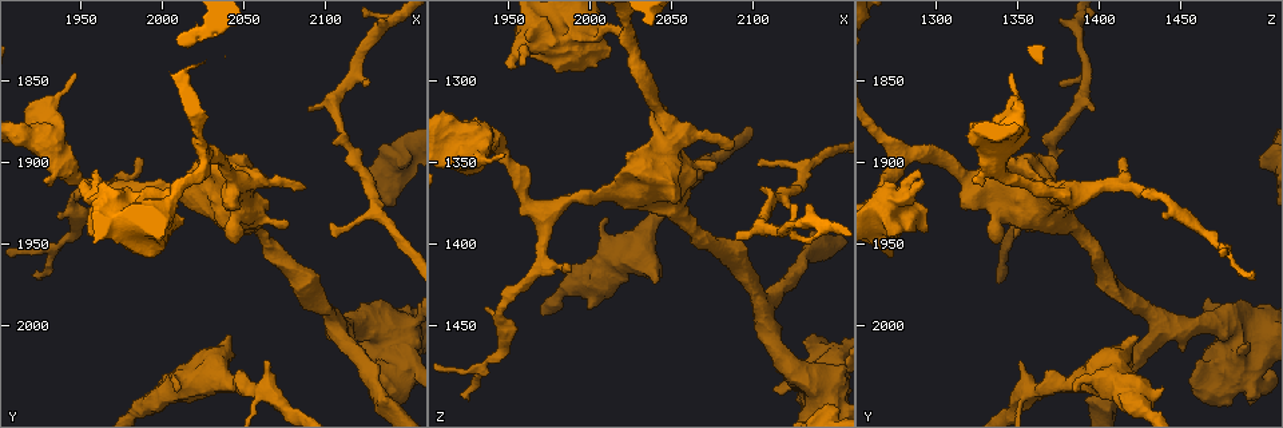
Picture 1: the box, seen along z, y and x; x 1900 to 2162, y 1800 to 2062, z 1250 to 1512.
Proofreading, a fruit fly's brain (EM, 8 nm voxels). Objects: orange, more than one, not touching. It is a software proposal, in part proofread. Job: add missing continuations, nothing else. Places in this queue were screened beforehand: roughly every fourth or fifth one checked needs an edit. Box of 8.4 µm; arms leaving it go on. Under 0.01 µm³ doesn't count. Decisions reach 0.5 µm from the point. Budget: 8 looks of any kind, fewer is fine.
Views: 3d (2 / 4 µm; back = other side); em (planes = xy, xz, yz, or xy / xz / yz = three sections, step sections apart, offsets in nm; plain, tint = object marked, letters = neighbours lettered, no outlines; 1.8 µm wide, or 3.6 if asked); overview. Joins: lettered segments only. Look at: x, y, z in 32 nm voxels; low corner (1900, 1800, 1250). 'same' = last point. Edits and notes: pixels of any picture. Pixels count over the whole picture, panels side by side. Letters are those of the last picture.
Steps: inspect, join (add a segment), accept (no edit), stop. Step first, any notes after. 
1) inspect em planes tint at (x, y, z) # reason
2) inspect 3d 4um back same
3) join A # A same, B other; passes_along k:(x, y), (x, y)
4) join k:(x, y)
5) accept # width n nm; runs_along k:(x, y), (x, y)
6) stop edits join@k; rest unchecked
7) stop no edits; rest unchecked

inspect 3d 2um back at (2062, 2020, 1352)

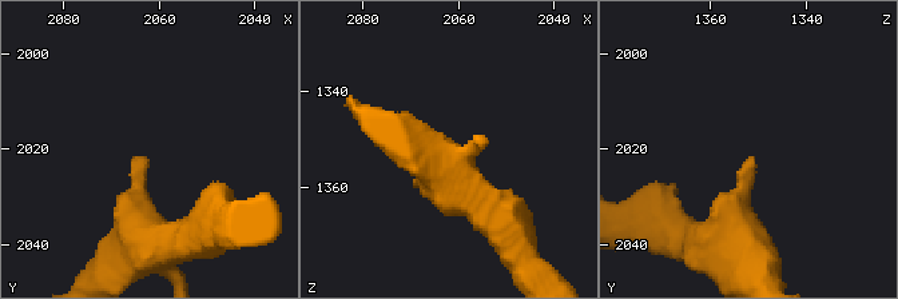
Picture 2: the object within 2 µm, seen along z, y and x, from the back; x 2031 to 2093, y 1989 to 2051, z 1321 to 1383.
inspect em planes plain at (2063, 2022, 1351) # shape alone is not enough

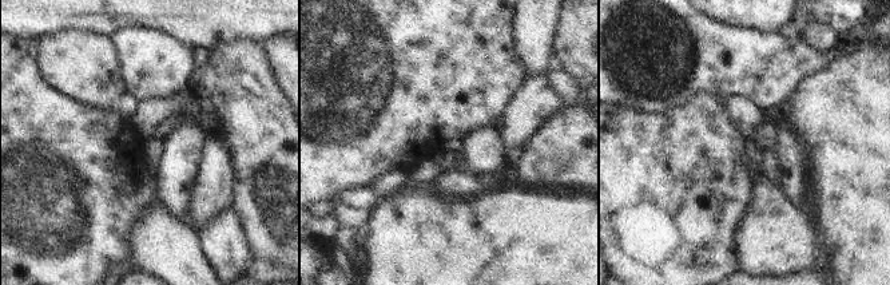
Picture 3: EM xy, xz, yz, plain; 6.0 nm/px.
inspect em planes letters same # see the neighbours

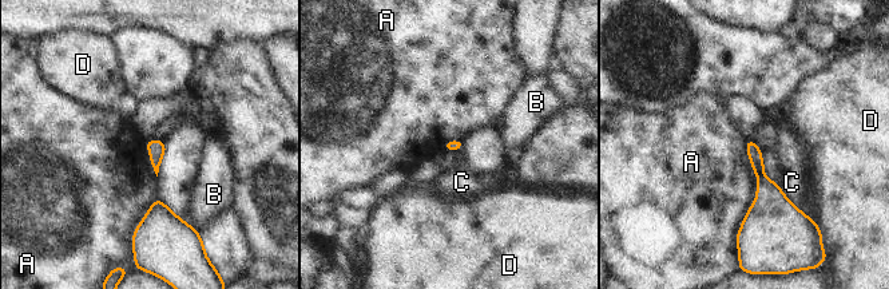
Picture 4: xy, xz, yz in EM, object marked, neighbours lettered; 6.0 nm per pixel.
accept # A other, B other, C other, D other; no lettered segment goes on from it

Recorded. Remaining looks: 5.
inspect 3d 2um at (2076, 1938, 1354) # free end

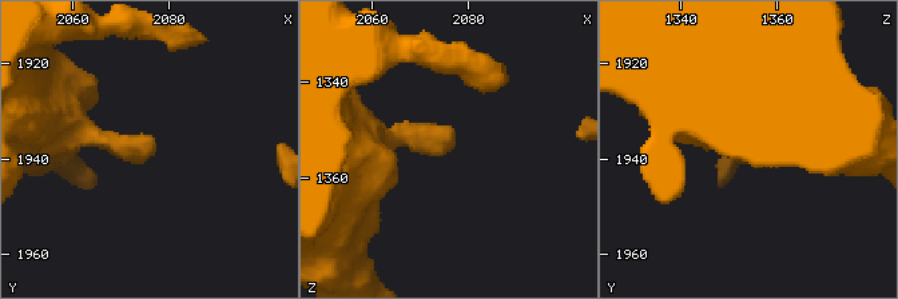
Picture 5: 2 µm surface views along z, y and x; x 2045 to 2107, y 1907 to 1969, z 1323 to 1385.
inspect em planes letters at (2078, 1937, 1353)

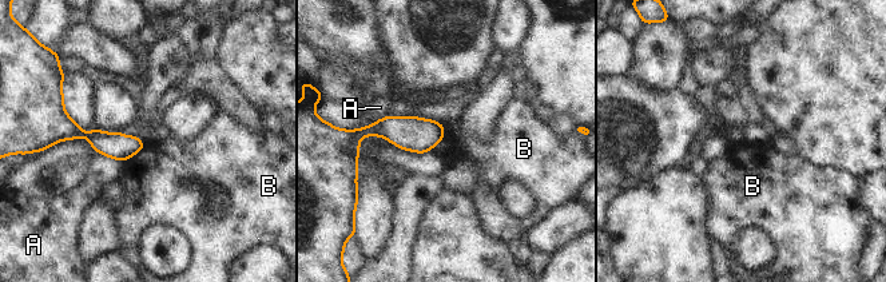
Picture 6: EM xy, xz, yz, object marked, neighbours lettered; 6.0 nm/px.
accept # width 150 nm; A other, B other; runs_along 6:(68, 126), (104, 143), (139, 145); no lettered segment goes on from it

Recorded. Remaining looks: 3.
inspect em planes letters at (1942, 1908, 1342) # calibre changes

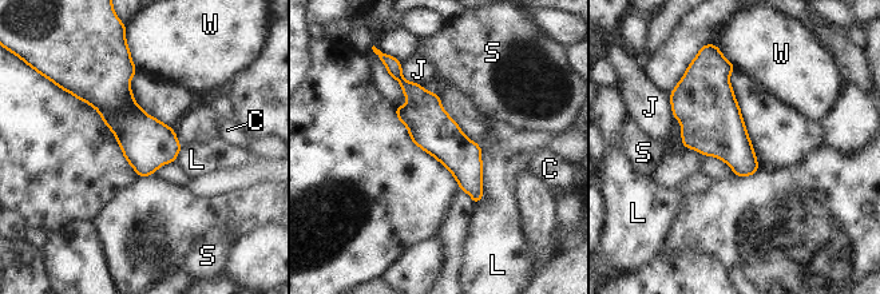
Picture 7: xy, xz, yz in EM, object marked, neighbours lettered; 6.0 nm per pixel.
accept # C other, J other, L other, S other, W other; none of them fits

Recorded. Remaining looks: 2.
stop no edits; rest unchecked

